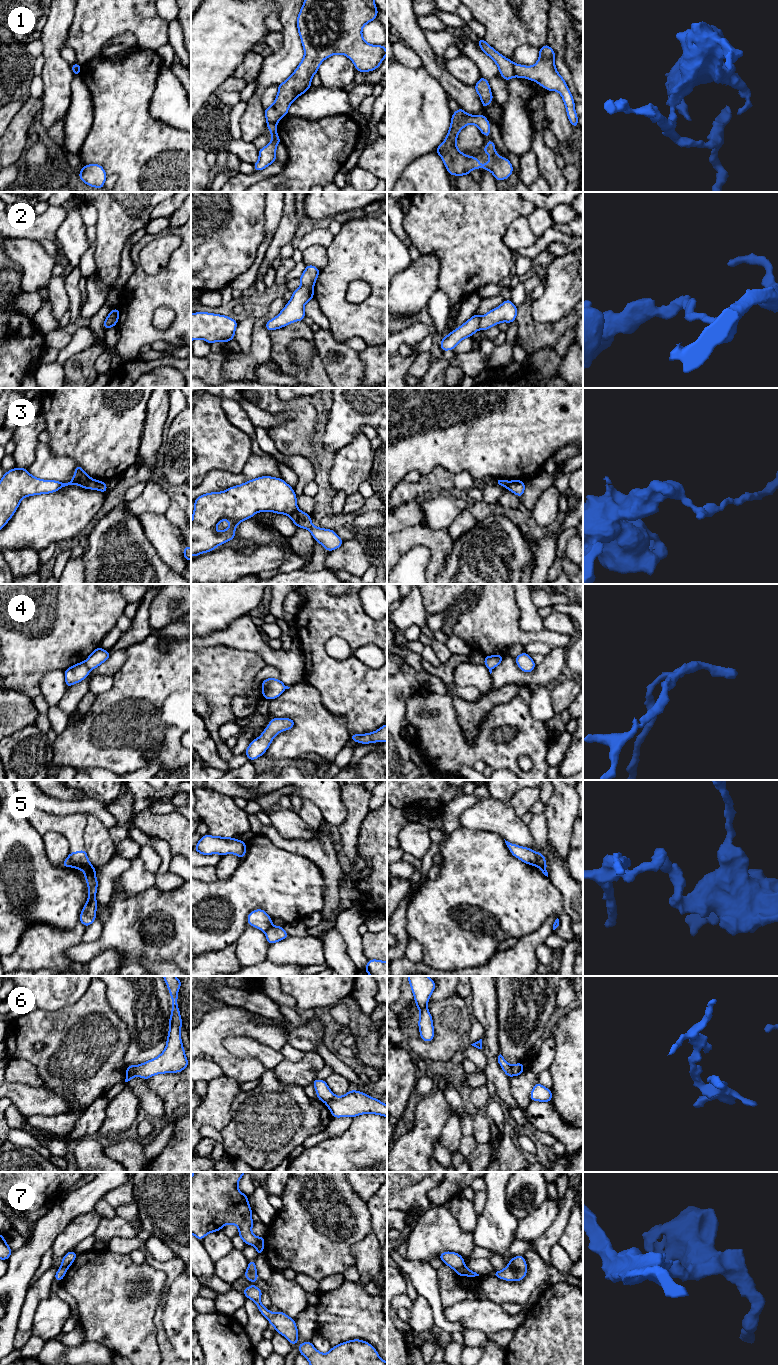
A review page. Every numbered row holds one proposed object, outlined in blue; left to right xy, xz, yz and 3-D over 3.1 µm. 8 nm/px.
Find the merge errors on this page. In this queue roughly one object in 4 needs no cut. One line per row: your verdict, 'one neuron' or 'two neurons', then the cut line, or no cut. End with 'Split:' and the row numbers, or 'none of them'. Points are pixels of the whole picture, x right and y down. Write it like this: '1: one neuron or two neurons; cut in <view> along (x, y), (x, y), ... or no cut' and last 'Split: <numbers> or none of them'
1: two neurons; cut in yz along (513, 64), (515, 75)
2: two neurons; cut in xz along (301, 284), (312, 287)
3: two neurons; cut in xy along (99, 481), (97, 489)
4: two neurons; cut in xy along (84, 662), (90, 669)
5: two neurons; cut in yz along (535, 853), (537, 865)
6: two neurons; cut in xz along (336, 1097), (326, 1103)
7: two neurons; cut in xz along (254, 1245), (260, 1244), (263, 1246)
Split: 1, 2, 3, 4, 5, 6, 7

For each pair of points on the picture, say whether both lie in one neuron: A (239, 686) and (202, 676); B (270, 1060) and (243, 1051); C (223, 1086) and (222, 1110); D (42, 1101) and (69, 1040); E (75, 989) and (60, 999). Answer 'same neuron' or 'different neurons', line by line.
A: same neuron
B: same neuron
C: same neuron
D: different neurons
E: same neuron

